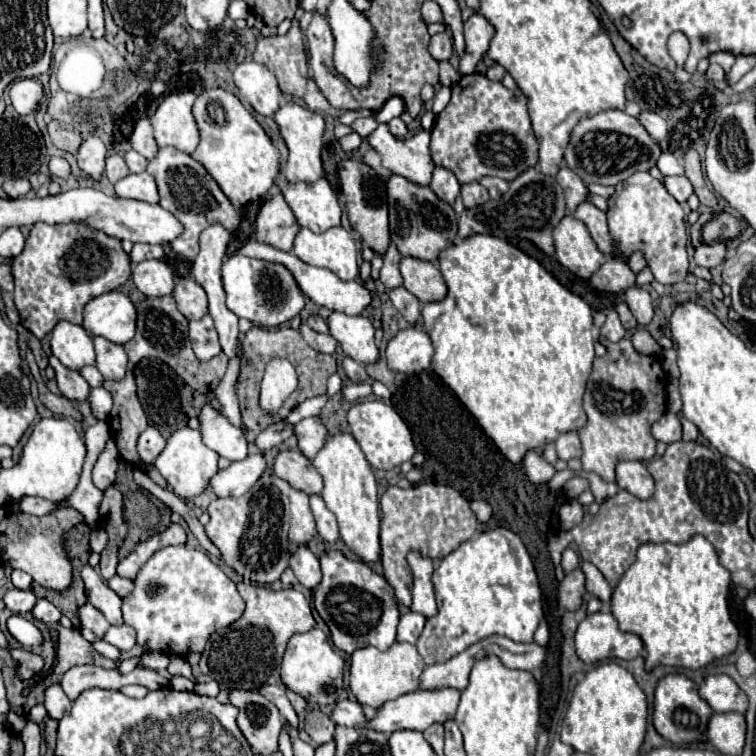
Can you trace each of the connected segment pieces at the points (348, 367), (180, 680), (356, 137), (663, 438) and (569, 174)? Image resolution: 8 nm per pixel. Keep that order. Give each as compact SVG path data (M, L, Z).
M346 356L346 358L342 360L342 368L344 368L346 376L348 376L352 382L366 382L366 380L368 380L366 368L364 368L360 362L352 360L350 356Z
M172 676L170 678L170 686L174 690L182 690L182 692L192 692L194 690L194 680L184 678L184 676Z
M350 132L348 136L340 138L340 146L344 152L356 152L360 148L360 144L362 144L362 136L358 132Z
M666 412L660 420L656 420L652 424L652 436L660 442L666 442L666 444L682 440L682 424L680 424L678 414Z
M562 166L556 182L560 184L560 188L564 190L564 200L566 200L566 208L570 212L574 212L582 202L588 200L590 190L586 186L584 180L580 180L580 176L576 176L576 172L572 172L568 166Z

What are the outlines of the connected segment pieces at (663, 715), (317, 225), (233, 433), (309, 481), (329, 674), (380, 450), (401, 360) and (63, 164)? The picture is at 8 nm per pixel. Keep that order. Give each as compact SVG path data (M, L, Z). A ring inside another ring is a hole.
M666 674L658 680L654 692L654 716L652 724L660 736L674 744L696 742L702 740L708 728L708 720L712 716L712 708L698 694L698 686L684 674Z
M326 178L316 180L316 184L286 184L282 194L300 226L310 228L312 232L340 226L342 208Z
M210 402L202 406L198 422L200 422L198 430L202 432L202 440L208 448L218 452L222 458L228 458L230 462L246 458L248 442L244 438L242 428L230 424L222 412L210 406Z
M284 450L274 460L274 474L306 494L322 492L322 476L300 450Z
M308 630L304 634L294 634L288 642L284 662L282 662L282 682L288 690L300 694L302 698L324 706L324 704L334 704L342 692L342 674L344 674L344 660L338 652L328 642L328 636L320 630Z
M366 400L366 402L354 404L348 410L348 426L350 426L350 434L360 444L360 448L366 454L366 460L370 462L372 468L392 470L392 468L400 466L402 462L410 460L416 452L408 426L398 416L398 412L392 406L386 406L382 400Z
M410 326L398 332L386 346L388 368L402 374L418 374L426 370L432 356L432 340L420 326Z
M50 158L50 174L52 178L66 178L70 176L70 166L64 158Z

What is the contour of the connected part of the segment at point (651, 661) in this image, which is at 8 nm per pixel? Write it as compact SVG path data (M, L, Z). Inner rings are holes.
M700 534L692 536L686 544L648 542L636 552L636 562L624 572L612 594L612 614L616 616L622 632L638 634L646 648L646 668L656 664L684 666L698 670L716 658L728 656L738 644L738 628L730 618L728 595L730 572L720 564L714 546Z

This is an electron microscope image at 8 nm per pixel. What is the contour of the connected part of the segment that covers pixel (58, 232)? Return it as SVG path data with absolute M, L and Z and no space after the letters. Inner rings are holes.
M36 222L30 228L22 254L12 258L12 276L20 324L42 340L62 320L82 324L82 310L90 300L124 284L130 278L130 256L122 250L118 238L86 224Z

